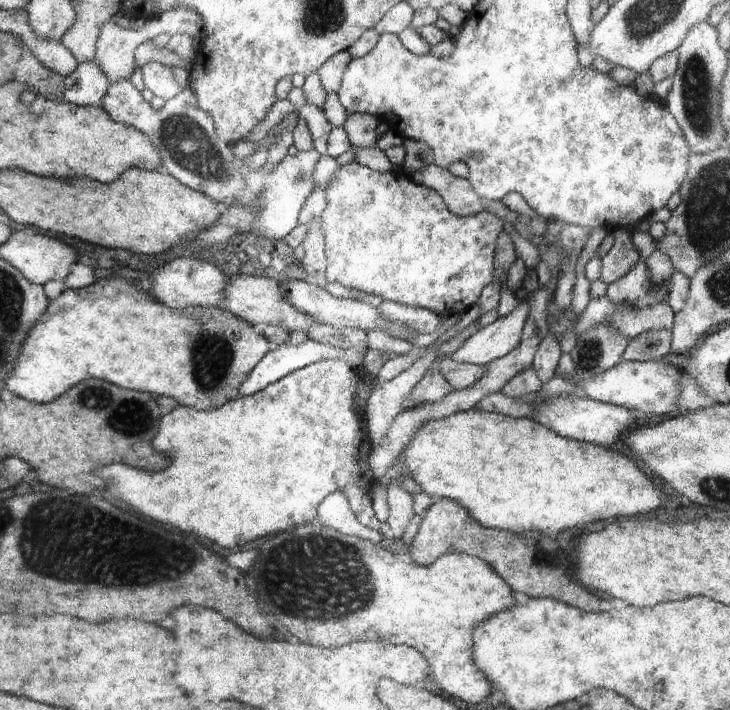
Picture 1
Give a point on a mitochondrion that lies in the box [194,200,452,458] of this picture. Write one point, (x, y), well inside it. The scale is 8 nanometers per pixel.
(243, 260)

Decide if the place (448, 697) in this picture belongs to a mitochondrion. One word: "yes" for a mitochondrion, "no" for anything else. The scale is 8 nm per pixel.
no

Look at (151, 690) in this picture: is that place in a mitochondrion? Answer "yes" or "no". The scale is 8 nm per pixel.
no

